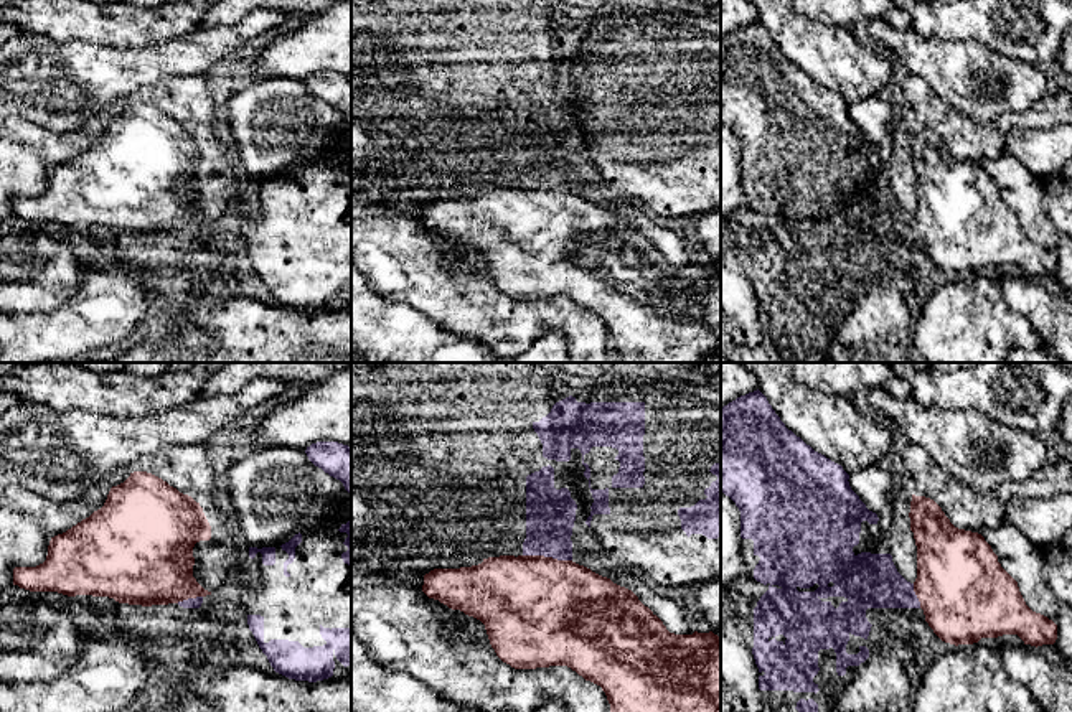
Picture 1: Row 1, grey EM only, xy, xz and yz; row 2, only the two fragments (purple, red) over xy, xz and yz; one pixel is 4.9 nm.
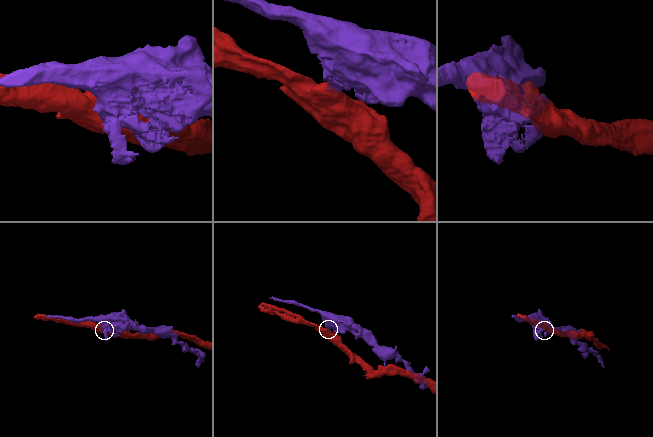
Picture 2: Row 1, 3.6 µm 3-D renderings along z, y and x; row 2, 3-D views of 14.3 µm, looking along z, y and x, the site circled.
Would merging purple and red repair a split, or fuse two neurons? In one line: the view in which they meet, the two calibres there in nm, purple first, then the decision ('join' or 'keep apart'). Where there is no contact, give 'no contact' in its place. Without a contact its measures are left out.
meets purple in xz; 240 nm thick on the purple side, 480 nm on the other; keep apart

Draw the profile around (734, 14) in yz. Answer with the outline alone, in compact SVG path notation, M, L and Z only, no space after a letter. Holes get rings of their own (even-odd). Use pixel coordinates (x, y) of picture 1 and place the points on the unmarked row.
M721 0L721 38L757 21L757 12L747 0Z

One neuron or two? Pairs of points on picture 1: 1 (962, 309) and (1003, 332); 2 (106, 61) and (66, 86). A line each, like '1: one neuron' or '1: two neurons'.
1: one neuron
2: one neuron

